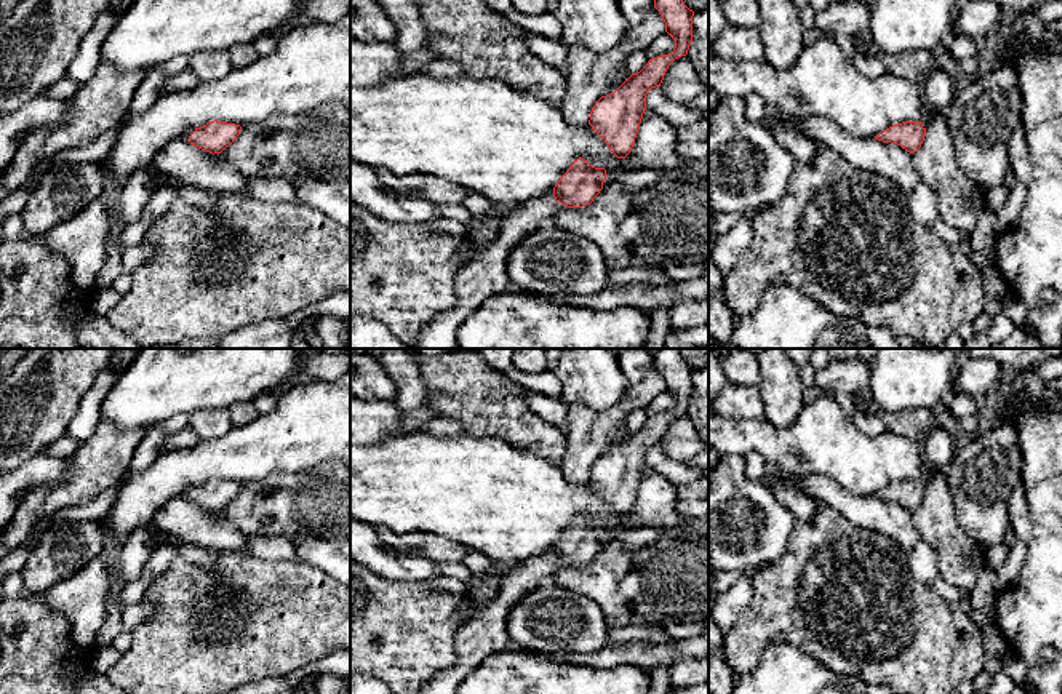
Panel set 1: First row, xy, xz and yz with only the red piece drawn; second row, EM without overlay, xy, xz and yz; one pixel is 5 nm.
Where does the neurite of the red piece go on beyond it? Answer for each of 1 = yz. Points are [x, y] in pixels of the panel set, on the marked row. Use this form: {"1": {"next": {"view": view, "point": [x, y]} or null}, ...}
{"1": {"next": {"view": "yz", "point": [928, 114]}}}

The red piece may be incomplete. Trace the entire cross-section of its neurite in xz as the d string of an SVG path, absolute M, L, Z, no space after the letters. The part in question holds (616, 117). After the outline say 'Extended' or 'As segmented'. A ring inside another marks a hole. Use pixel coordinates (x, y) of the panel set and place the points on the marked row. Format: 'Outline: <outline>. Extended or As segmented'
Outline: M654 0L654 8L665 22L665 32L675 40L672 53L657 56L638 72L632 74L614 93L601 96L590 112L589 125L605 139L617 158L625 158L635 142L646 94L661 86L669 66L688 54L693 42L693 16L683 0Z. As segmented

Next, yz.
Outline: M926 109L920 122L902 122L902 123L892 125L883 133L876 134L875 139L897 144L907 152L913 154L921 147L924 141L926 126L931 117L932 117L932 112Z. Extended

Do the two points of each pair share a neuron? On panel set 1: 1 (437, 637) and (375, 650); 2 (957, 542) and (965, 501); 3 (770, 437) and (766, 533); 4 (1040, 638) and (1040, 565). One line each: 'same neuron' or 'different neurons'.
1: same neuron
2: different neurons
3: different neurons
4: same neuron

